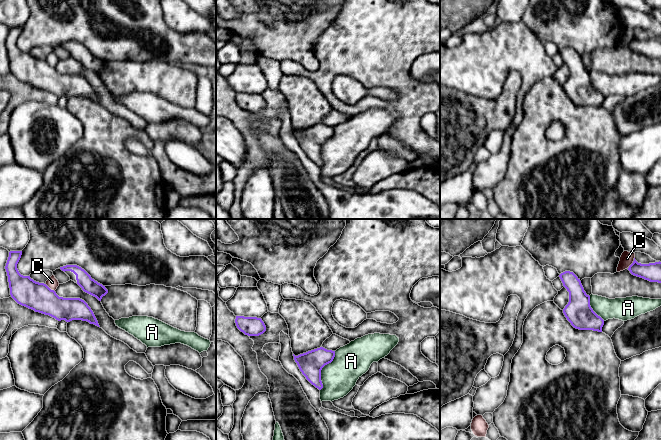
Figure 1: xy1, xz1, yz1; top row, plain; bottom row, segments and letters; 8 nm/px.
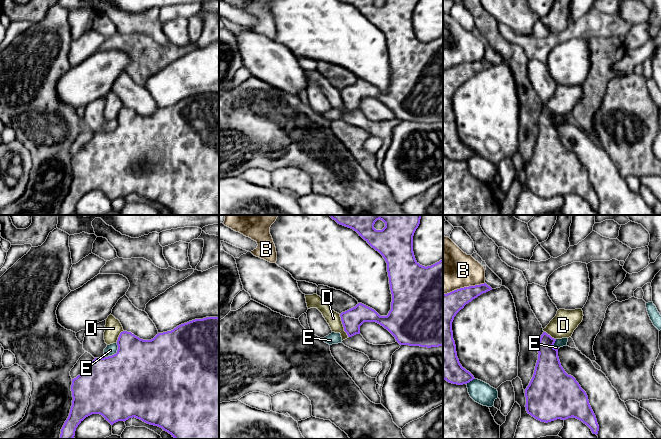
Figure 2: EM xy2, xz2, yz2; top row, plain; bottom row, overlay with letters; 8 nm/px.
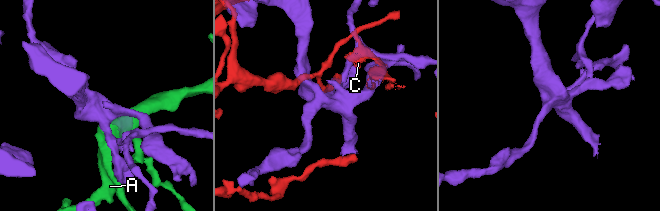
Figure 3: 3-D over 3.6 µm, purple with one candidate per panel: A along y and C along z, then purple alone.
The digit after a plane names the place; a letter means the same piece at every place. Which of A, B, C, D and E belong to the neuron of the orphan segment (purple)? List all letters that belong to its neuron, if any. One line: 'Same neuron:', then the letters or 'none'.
Same neuron: none

